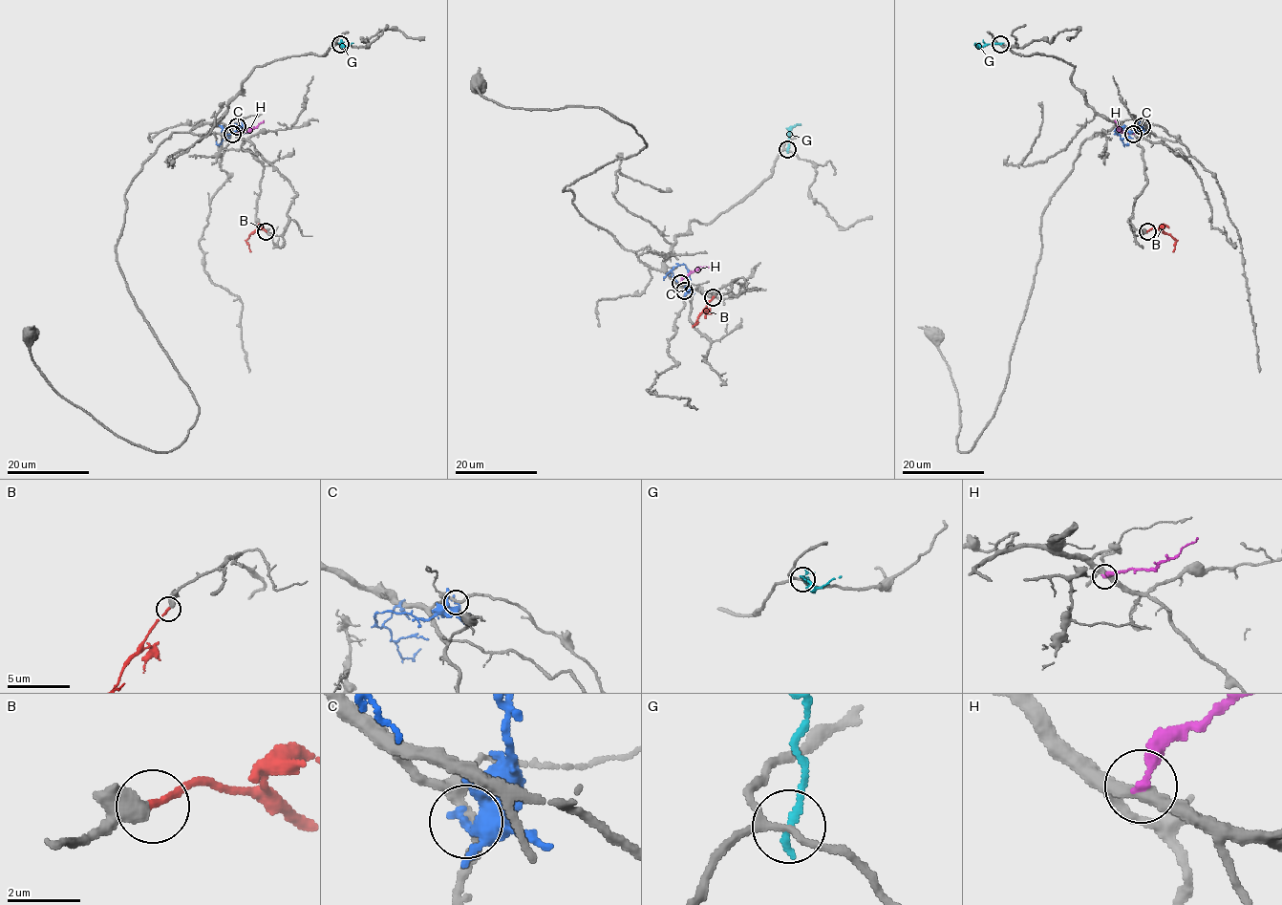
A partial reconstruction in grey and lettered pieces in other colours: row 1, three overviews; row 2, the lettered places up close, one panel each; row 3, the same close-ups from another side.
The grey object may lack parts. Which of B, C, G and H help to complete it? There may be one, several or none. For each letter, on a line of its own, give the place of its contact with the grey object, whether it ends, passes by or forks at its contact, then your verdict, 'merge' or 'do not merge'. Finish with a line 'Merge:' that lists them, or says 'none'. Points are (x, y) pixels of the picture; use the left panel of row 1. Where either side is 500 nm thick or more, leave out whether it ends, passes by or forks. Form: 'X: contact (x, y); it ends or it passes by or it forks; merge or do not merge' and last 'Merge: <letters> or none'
B: contact (266, 231); it ends; merge
C: contact (237, 126); it ends; do not merge
G: contact (340, 44); it ends; do not merge
H: contact (232, 134); it ends; do not merge
Merge: B

